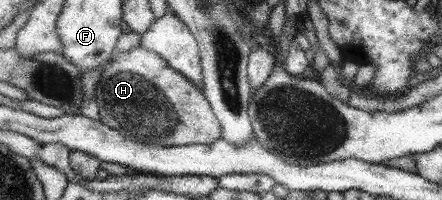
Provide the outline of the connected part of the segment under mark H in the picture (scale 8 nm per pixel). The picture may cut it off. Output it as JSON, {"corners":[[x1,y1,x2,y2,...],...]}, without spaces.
{"corners":[[139,46,115,54,96,89,103,123,126,138,162,146,209,145,222,137,222,125,207,101,204,90,195,87,162,55]]}

